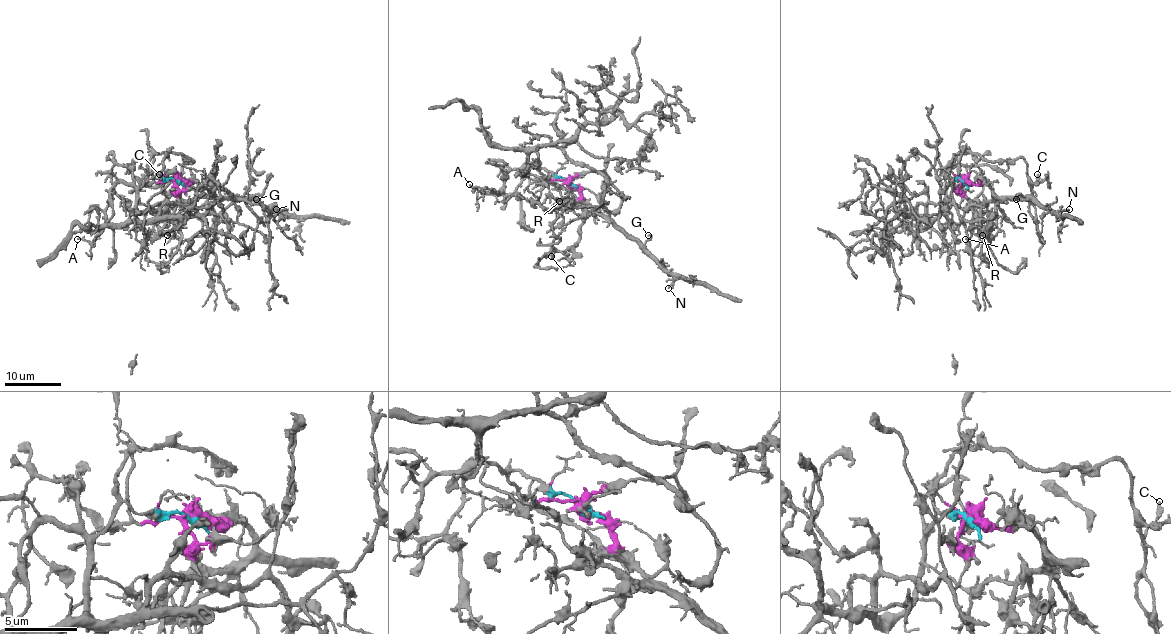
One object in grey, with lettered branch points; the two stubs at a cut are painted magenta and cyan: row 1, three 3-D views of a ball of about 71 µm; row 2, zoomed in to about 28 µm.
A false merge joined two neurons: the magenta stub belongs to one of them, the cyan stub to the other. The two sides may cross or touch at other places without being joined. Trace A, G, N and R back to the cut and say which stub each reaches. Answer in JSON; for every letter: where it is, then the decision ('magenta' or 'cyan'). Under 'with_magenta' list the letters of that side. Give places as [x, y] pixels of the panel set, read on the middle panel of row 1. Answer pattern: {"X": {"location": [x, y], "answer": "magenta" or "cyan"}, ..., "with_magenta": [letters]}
{"A": {"location": [469, 184], "answer": "cyan"}, "G": {"location": [648, 235], "answer": "magenta"}, "N": {"location": [668, 288], "answer": "magenta"}, "R": {"location": [559, 201], "answer": "magenta"}, "with_magenta": ["G", "N", "R"]}

